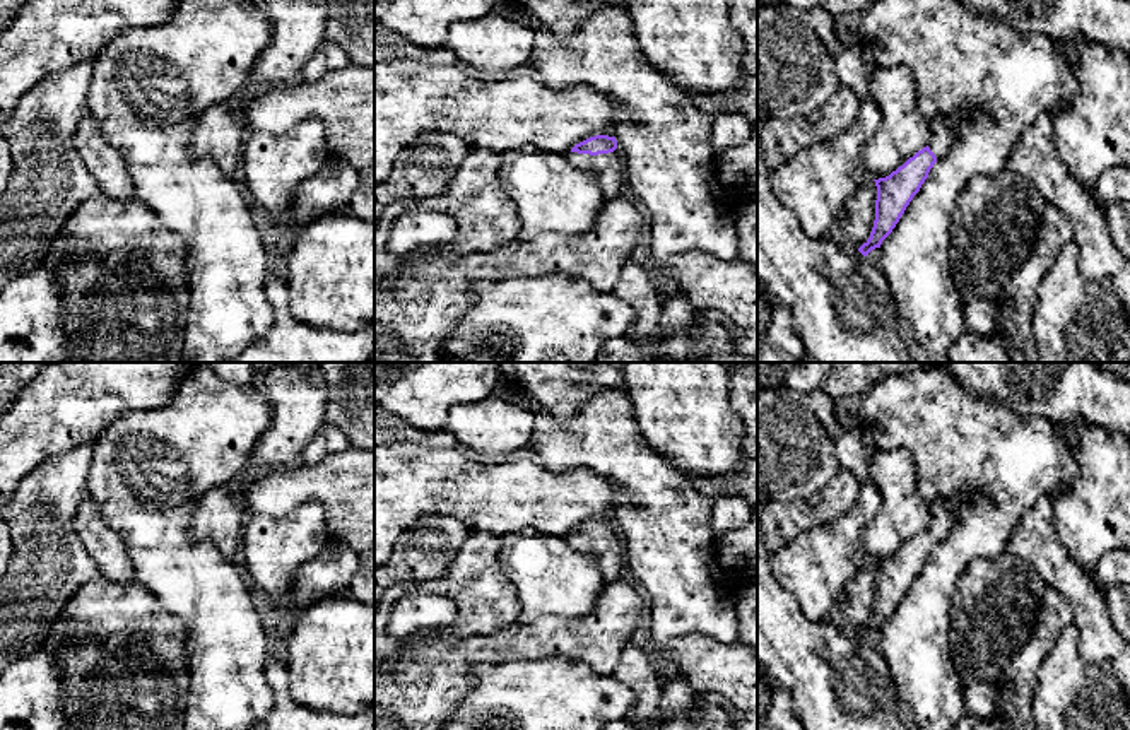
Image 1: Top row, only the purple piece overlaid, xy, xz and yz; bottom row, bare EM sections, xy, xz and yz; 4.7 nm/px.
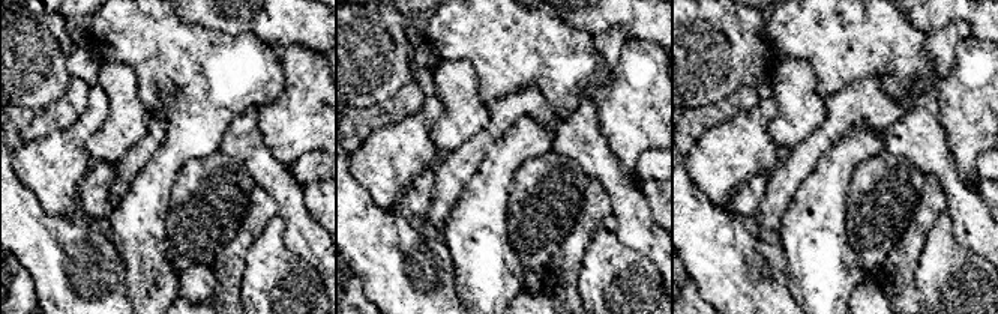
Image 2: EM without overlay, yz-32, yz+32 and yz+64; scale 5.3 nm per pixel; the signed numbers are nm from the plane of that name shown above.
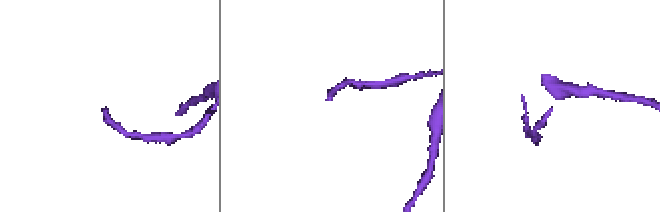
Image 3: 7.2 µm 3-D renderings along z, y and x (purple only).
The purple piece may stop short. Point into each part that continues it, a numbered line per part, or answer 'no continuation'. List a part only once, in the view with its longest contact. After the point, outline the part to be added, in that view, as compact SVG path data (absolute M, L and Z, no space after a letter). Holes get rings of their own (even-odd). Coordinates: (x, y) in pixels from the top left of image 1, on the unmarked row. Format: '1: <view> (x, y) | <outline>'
1: xz (609, 551) | M617 532L598 539L569 535L568 542L573 549L585 554L593 554L598 559L605 585L619 580L627 568L624 540Z

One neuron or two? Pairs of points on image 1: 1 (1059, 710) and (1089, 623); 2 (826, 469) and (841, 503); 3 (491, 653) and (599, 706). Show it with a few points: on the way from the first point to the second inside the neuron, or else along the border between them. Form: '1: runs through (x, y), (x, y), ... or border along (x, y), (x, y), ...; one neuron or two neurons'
1: border along (1072, 624), (1077, 631), (1077, 652), (1112, 676); two neurons
2: border along (829, 482), (823, 491); two neurons
3: border along (549, 657), (472, 665); two neurons

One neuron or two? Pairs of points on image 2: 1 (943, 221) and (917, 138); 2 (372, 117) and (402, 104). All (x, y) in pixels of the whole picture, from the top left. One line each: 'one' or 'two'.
1: two
2: one

